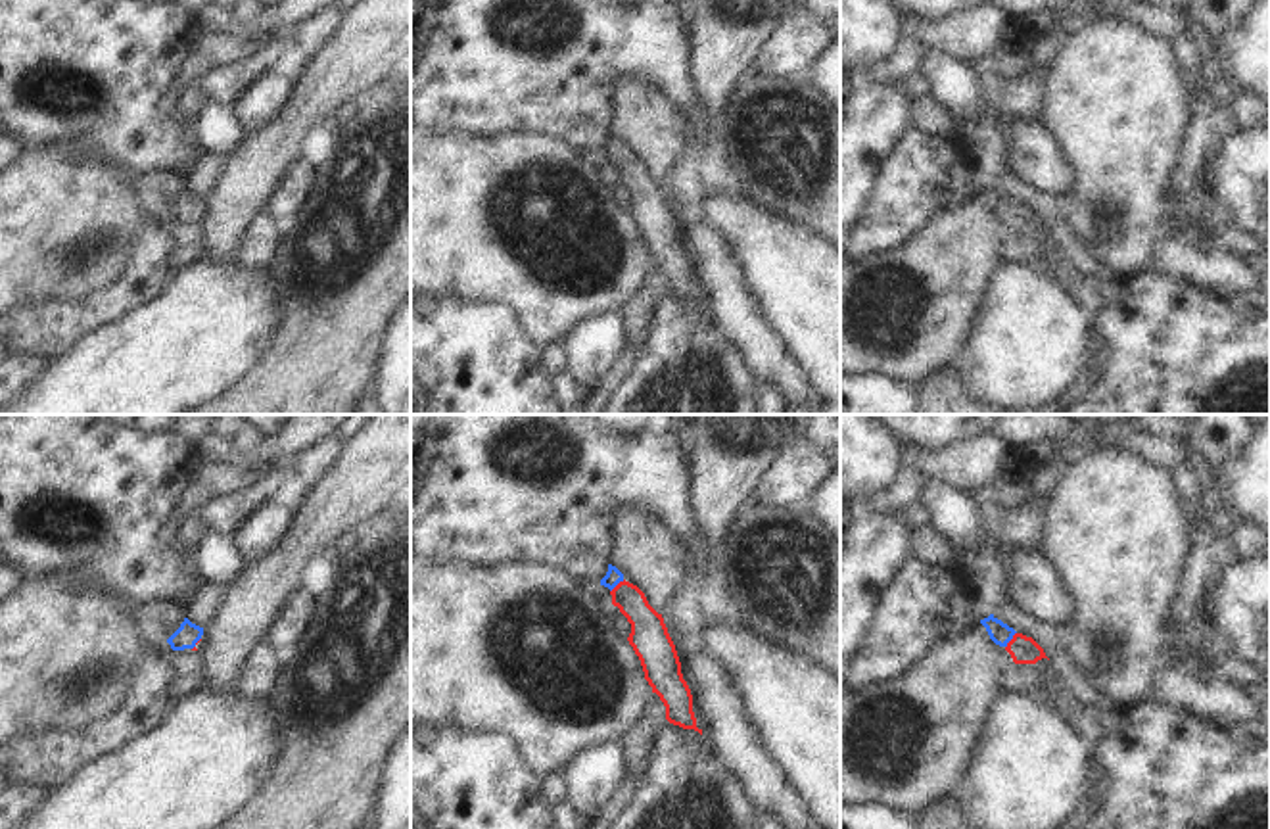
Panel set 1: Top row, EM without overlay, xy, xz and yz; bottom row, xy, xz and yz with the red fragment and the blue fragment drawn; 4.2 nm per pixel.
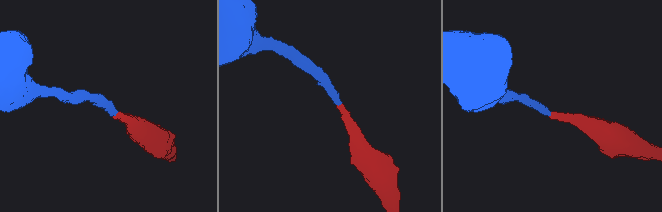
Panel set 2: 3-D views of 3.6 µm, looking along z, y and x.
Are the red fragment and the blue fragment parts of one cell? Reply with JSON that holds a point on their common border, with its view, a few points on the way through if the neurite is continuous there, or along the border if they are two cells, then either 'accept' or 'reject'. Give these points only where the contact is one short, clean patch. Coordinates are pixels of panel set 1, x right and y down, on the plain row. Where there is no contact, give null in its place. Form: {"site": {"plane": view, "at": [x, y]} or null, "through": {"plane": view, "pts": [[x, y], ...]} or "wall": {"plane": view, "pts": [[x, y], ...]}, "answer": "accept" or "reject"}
{"site": {"plane": "yz", "at": [1011, 210]}, "through": {"plane": "yz", "pts": [[1023, 219], [1011, 210], [1000, 204]]}, "answer": "accept"}

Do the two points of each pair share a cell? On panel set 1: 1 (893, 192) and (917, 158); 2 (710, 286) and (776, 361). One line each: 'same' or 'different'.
1: same
2: same

